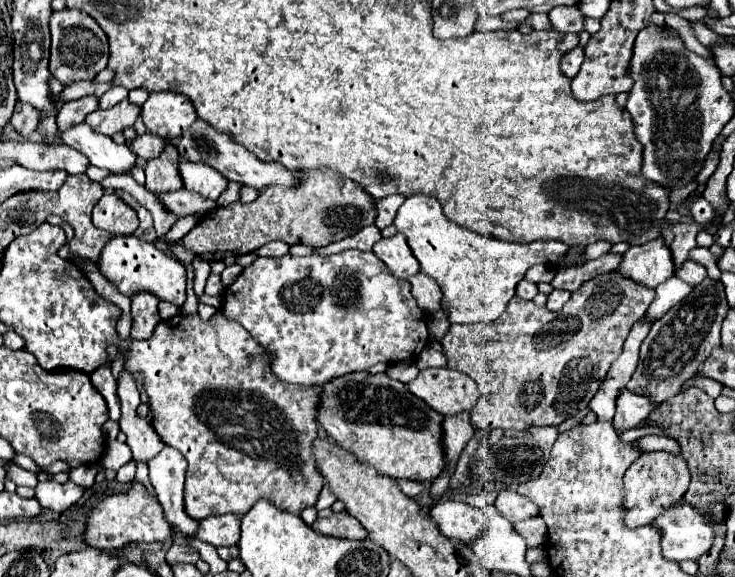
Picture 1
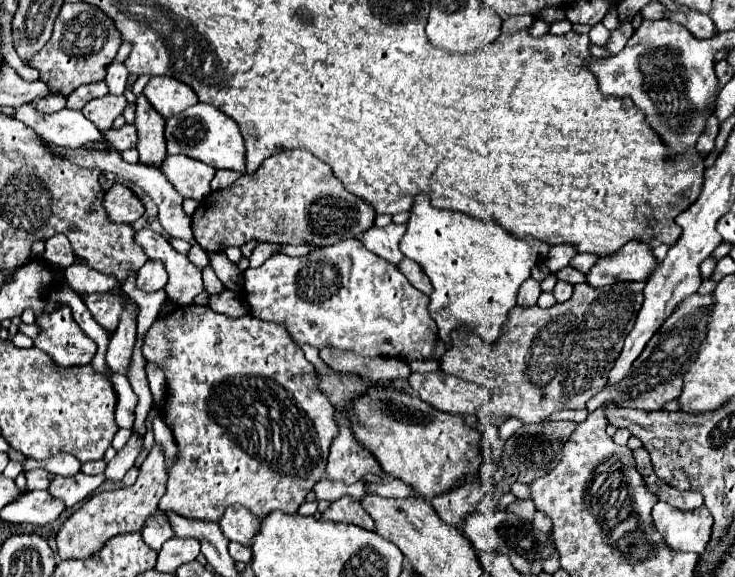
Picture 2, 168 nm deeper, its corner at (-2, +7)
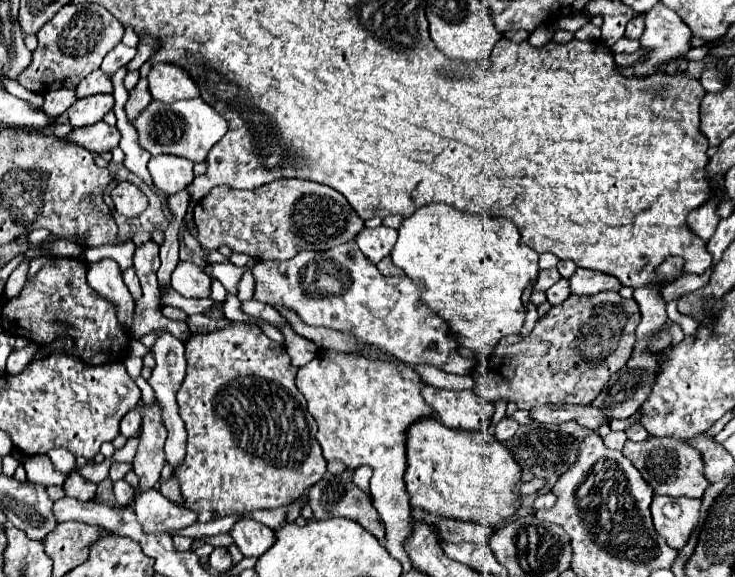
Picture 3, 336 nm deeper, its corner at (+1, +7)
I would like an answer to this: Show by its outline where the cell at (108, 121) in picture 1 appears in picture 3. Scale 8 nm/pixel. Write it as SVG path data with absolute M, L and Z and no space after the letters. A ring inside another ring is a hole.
M90 95L84 99L78 99L68 109L68 121L72 127L86 127L102 121L102 117L114 107L112 95Z

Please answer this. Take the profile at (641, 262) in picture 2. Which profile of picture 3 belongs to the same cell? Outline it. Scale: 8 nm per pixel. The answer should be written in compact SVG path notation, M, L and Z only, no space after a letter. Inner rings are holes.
M576 269L570 277L570 291L574 295L596 295L600 291L618 291L622 285L616 277L594 273L592 269Z

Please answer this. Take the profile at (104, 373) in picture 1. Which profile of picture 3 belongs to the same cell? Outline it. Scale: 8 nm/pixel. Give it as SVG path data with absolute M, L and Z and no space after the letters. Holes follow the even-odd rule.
M134 409L134 411L130 411L130 413L126 413L124 415L124 419L120 421L120 431L122 431L122 435L124 437L136 437L138 435L138 429L140 429L140 423L142 423L142 417L140 417L140 413Z

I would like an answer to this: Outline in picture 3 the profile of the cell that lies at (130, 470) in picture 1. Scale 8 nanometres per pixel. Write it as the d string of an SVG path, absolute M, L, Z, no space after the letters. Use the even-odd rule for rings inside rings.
M116 481L114 483L114 495L116 495L116 501L118 505L122 507L128 507L132 503L132 495L134 495L134 489L126 483L126 481Z

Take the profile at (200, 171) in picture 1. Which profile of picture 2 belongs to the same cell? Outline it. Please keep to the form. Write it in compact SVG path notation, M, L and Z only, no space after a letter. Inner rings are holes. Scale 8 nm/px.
M169 155L163 161L161 171L169 177L169 181L183 197L201 201L211 193L211 179L215 177L215 171L201 161L193 161L191 157L181 155Z

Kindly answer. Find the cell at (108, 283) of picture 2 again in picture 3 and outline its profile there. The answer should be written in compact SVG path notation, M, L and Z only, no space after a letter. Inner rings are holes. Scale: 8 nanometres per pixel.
M102 259L98 263L88 265L88 283L98 295L102 295L104 299L108 299L116 305L120 323L124 327L130 327L134 299L122 281L122 273L120 273L118 263L114 259Z

